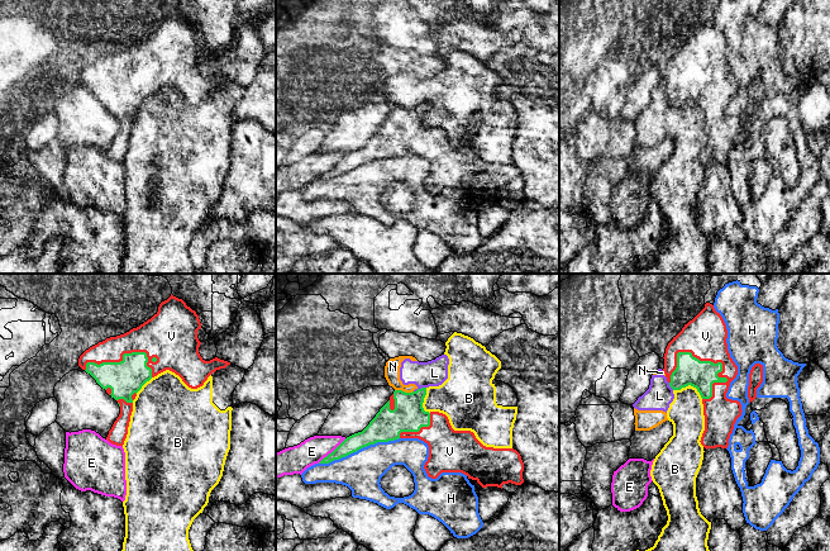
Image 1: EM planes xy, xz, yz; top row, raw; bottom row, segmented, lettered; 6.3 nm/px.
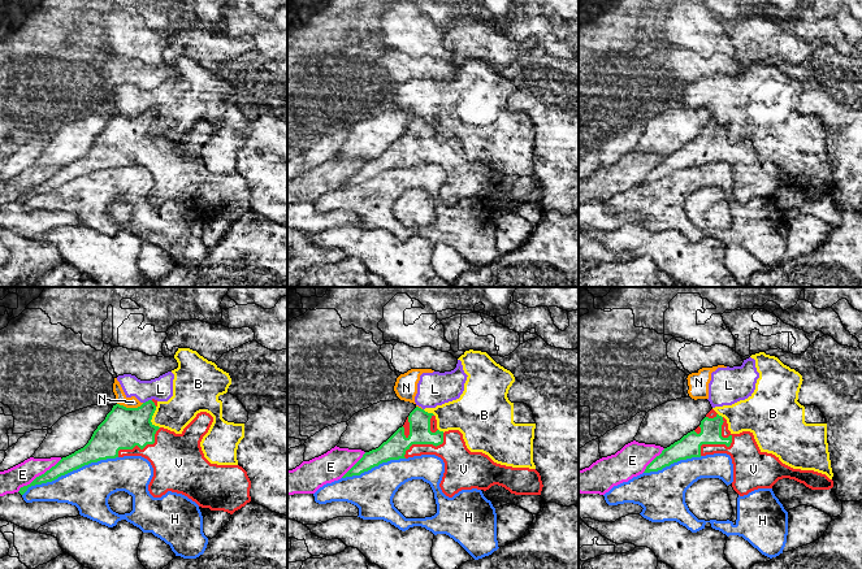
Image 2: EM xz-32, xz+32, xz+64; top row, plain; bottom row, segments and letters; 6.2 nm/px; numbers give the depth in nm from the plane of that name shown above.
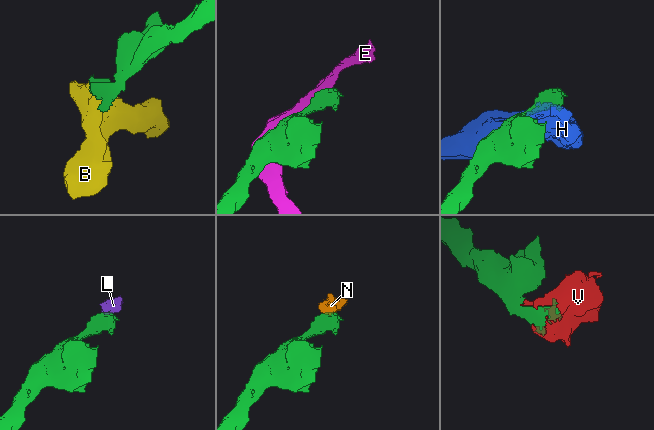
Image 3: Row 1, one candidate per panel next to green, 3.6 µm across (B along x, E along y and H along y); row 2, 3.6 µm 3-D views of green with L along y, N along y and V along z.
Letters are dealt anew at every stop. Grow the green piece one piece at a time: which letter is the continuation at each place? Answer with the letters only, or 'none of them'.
V

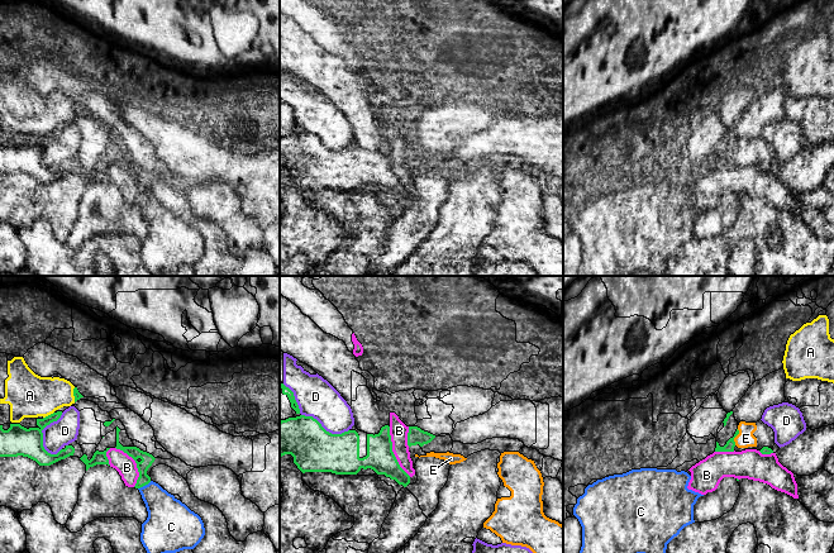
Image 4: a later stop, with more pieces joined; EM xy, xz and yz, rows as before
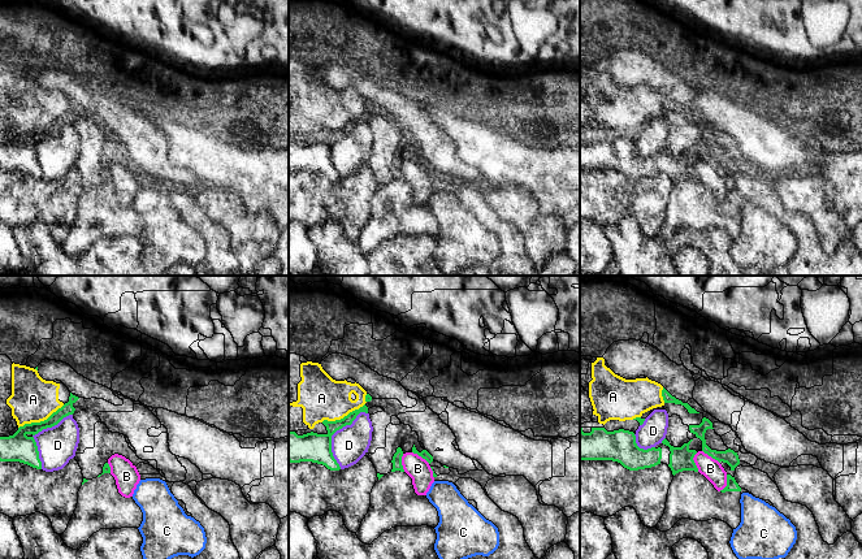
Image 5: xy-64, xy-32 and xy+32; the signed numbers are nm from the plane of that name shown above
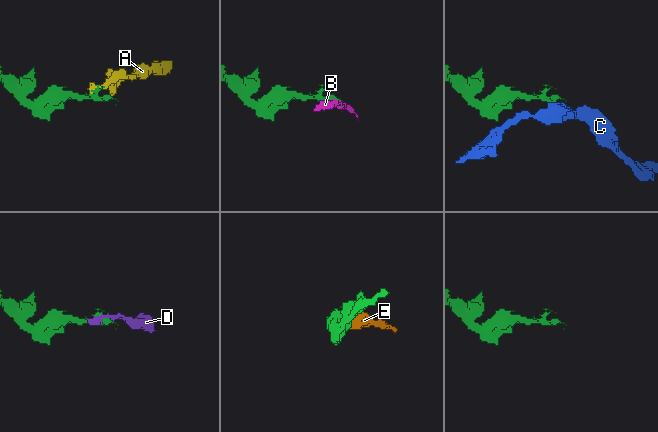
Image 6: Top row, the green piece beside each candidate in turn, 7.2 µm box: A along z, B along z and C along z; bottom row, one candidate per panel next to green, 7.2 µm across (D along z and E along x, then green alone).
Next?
E

